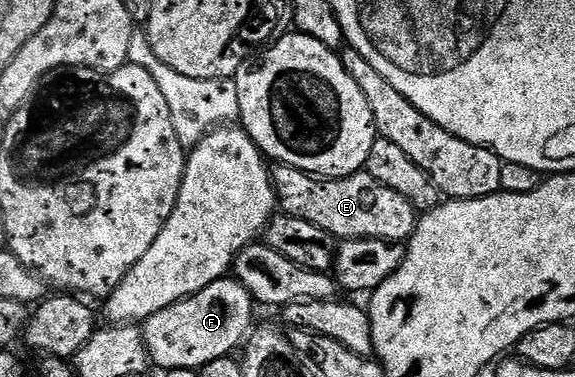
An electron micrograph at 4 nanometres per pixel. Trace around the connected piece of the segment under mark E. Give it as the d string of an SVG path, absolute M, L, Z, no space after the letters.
M271 167L271 183L275 187L277 207L282 214L301 217L325 229L336 240L385 239L392 245L402 244L415 231L417 212L401 193L393 193L381 181L373 181L366 170L344 179L320 179L296 167Z

